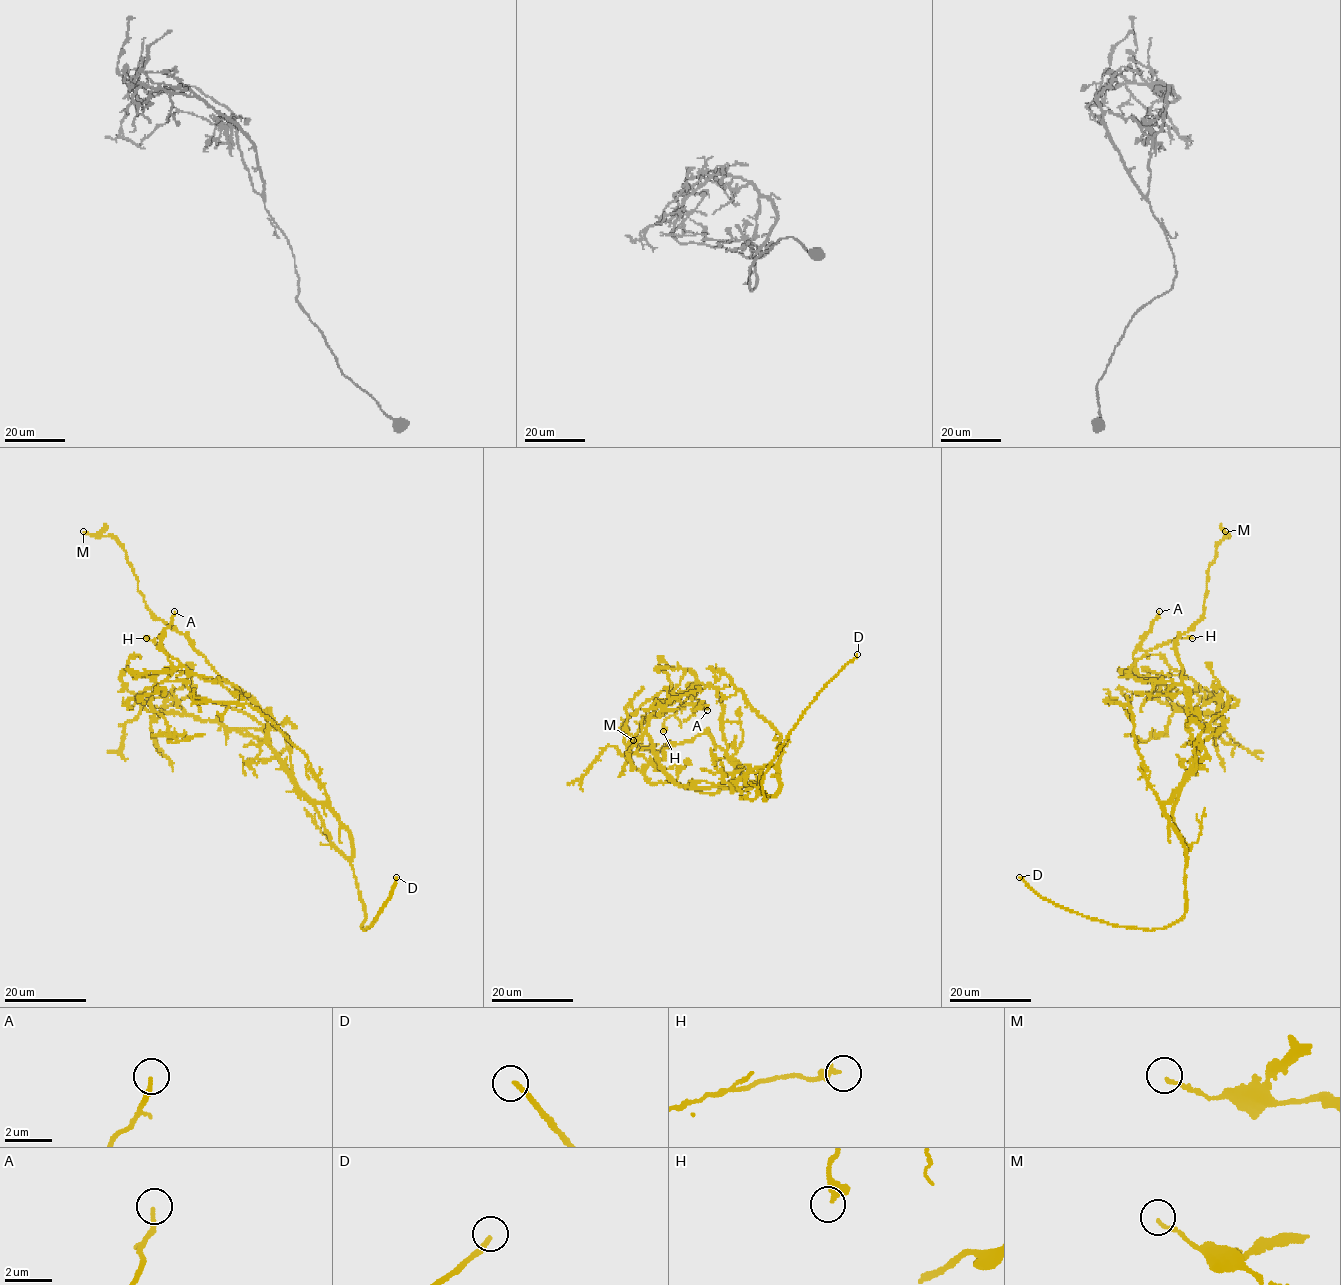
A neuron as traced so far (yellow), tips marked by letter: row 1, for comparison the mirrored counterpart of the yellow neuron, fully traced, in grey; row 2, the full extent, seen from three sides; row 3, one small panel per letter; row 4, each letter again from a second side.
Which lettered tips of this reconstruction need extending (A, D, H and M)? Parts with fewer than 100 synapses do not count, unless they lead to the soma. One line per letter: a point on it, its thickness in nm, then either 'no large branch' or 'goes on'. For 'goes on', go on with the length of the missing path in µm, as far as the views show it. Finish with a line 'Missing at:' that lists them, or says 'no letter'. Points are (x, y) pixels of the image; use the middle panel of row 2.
A: place (707, 710); calibre 170 nm; no large branch
D: place (857, 654); calibre 190 nm; goes on; missing 15 µm
H: place (663, 731); calibre 360 nm; no large branch
M: place (633, 740); calibre 130 nm; no large branch
Missing at: D

